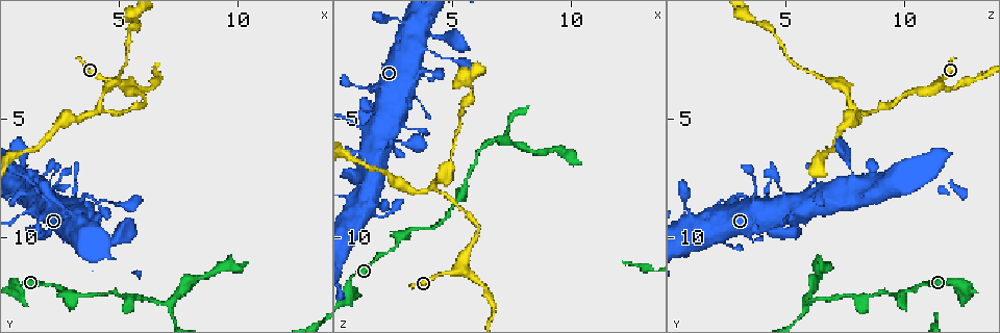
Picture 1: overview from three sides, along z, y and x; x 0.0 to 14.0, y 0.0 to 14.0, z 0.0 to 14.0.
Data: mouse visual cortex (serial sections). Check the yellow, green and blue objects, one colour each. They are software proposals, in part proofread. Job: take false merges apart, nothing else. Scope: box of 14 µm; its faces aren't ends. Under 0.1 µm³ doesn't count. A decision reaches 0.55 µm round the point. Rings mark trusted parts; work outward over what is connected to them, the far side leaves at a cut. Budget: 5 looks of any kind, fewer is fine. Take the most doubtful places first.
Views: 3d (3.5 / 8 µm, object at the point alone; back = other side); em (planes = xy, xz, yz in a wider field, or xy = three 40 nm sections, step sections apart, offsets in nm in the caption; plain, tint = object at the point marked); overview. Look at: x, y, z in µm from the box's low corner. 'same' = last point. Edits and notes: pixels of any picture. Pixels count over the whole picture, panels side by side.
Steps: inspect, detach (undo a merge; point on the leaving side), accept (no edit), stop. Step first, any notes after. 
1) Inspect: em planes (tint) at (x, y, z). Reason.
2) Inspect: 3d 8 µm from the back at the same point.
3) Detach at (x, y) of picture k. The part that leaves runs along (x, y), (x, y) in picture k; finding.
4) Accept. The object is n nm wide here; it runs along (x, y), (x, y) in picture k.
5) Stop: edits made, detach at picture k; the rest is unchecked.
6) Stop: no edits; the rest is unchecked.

Inspect: 3d 8 µm at (7.2, 12.7, 5.8). Branch point.

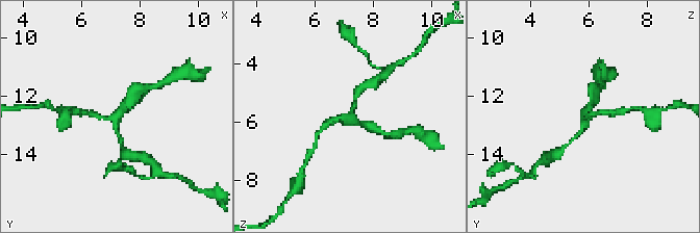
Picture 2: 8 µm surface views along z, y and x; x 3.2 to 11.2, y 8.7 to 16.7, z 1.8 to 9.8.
Inspect: em xy step 3 (tint) at (7.1, 12.8, 5.9). Shape alone is not enough.

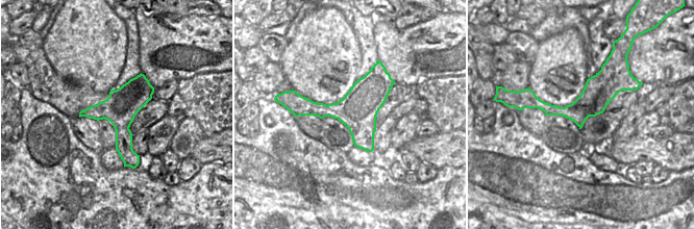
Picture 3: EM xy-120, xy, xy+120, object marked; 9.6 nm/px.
Accept. It runs along (629, 87), (579, 110), (531, 102) in picture 3; one cell here.

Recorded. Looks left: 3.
Inspect: 3d 8 µm at (4.2, 4.6, 7.8). Abrupt turn.

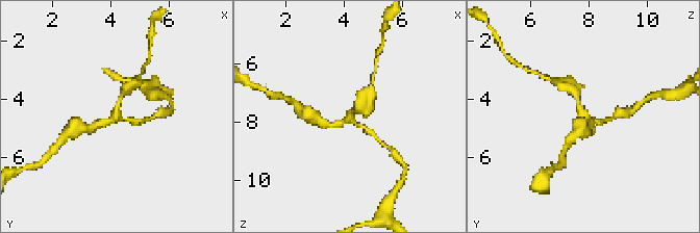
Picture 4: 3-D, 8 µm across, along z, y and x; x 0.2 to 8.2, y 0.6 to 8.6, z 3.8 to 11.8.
Inspect: 3d 3.5 µm at (4.2, 4.6, 7.9). Closer look.

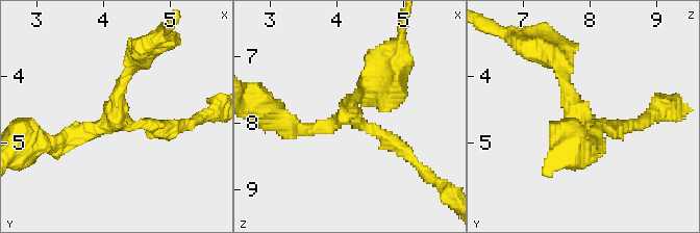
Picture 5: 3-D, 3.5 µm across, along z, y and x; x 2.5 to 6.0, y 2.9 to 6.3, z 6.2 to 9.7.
Inspect: em xy step 2 (tint) at (4.20, 4.65, 7.90). 3 arms meet here; the arms are 200, 200, 200 nm wide; now the EM.

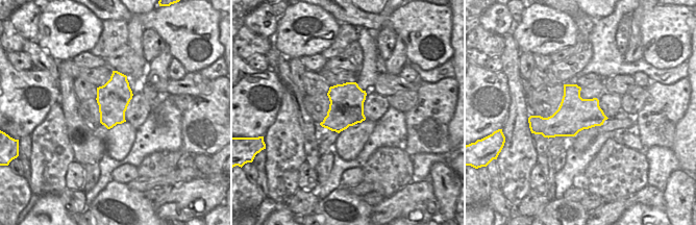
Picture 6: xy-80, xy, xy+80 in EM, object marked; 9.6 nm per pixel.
Accept. It runs along (623, 125), (585, 122), (558, 60) in picture 5; one cell here.

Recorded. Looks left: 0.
Stop: no edits; the rest is unchecked.

